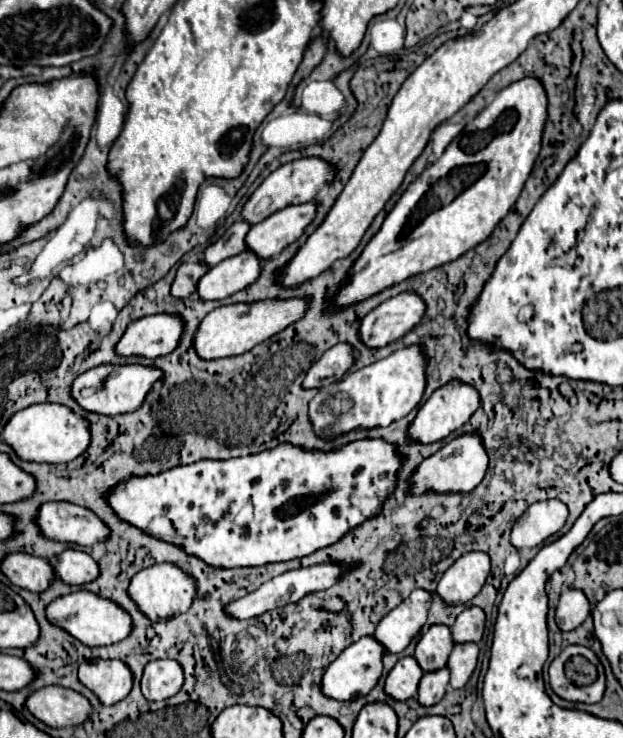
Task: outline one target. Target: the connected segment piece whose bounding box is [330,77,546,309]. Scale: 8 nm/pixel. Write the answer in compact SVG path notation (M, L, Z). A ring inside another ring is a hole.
M526 77L502 89L494 97L494 101L484 111L480 111L458 137L452 139L442 157L436 163L428 165L410 183L410 187L404 191L404 195L384 219L380 231L368 241L358 259L352 263L344 289L340 289L340 293L336 293L336 297L330 299L330 305L334 309L348 309L348 305L356 305L356 301L364 301L392 285L398 285L400 281L406 281L412 275L426 273L434 267L450 263L466 251L470 251L472 247L476 247L478 243L482 243L484 239L488 239L492 229L516 203L534 167L534 161L540 151L544 123L546 93L538 79Z

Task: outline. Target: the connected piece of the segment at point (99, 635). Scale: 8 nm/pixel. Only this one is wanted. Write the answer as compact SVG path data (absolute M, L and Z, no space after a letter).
M76 591L70 593L66 597L58 597L54 599L48 607L46 607L46 619L64 629L66 633L70 633L74 639L78 639L82 645L86 647L100 647L100 645L112 645L122 641L124 637L128 637L128 633L132 631L132 619L126 611L118 609L116 603L102 599L90 591Z

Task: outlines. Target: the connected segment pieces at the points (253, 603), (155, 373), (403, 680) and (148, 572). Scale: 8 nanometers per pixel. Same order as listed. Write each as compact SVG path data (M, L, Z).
M324 563L324 565L314 565L314 567L302 567L302 569L294 569L294 571L288 571L288 573L282 573L270 581L266 581L264 585L260 585L256 591L236 599L236 601L230 601L228 605L224 605L224 613L228 617L234 617L234 619L252 619L252 617L260 617L264 615L266 611L272 611L272 609L278 609L278 607L284 607L288 603L296 603L298 599L302 599L304 595L308 593L314 593L314 591L322 591L322 589L328 589L332 587L340 573L344 571L344 567L336 565L336 563Z
M100 365L88 369L86 373L78 375L72 383L72 397L76 403L90 413L100 415L122 415L138 409L150 391L150 387L162 379L162 371L156 367L142 367L142 365Z
M404 657L388 673L386 683L384 683L384 691L386 691L386 695L390 695L396 701L406 701L416 695L418 681L422 675L424 675L424 671L416 663L416 659Z
M160 563L160 565L152 565L148 569L142 569L140 573L136 573L132 577L132 581L128 585L128 597L132 597L132 601L138 605L140 613L144 613L152 623L166 621L174 615L188 611L194 595L196 595L194 579L184 575L176 565L170 565L170 563Z

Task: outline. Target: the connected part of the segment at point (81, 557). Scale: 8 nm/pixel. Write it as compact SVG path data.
M66 549L58 555L54 573L66 585L84 585L98 577L98 563L84 551Z

